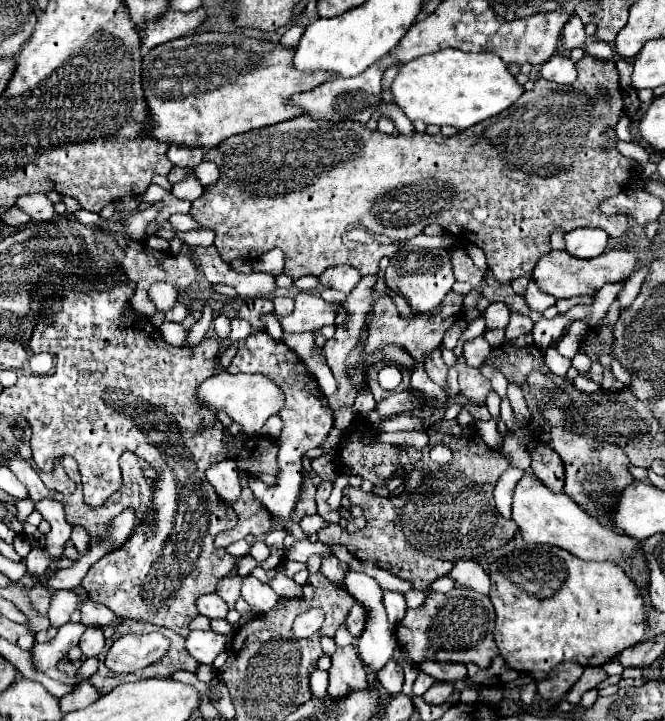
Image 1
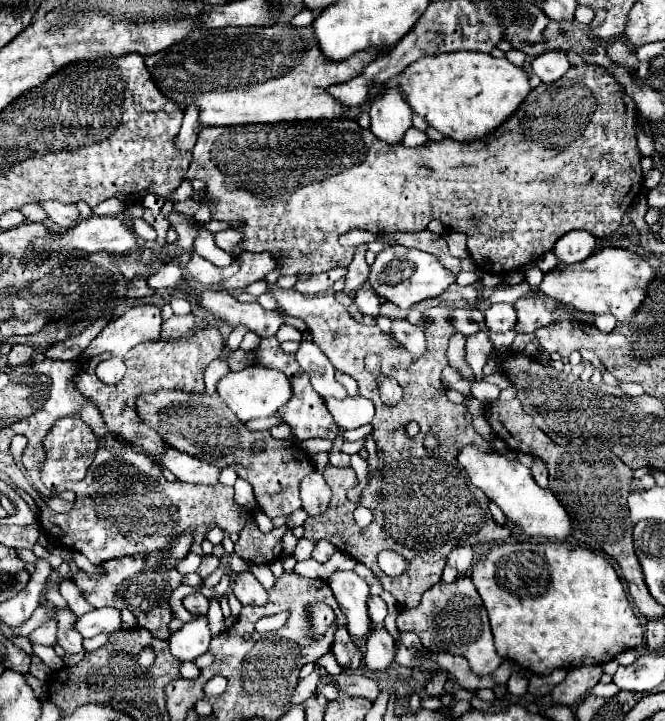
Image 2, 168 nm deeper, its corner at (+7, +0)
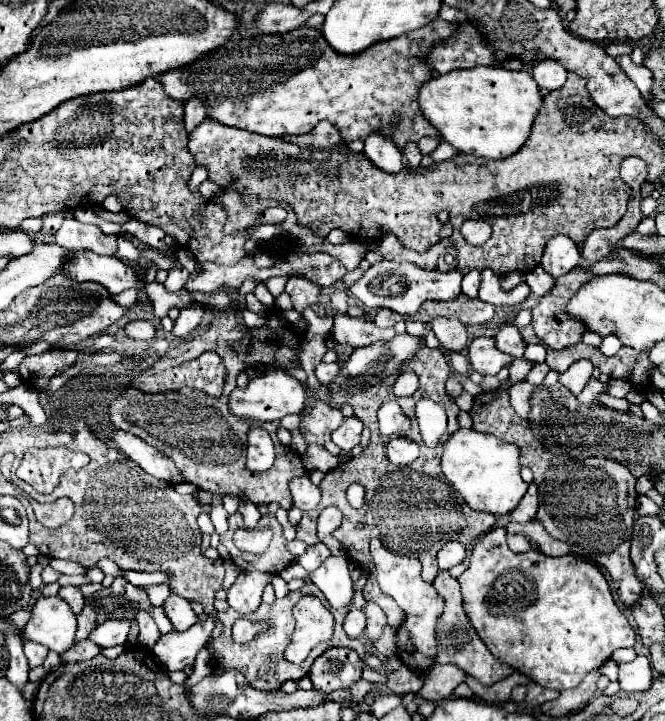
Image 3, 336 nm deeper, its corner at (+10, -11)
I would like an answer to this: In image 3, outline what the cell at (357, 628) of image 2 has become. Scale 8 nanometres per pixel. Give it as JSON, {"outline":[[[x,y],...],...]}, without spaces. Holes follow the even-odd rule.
{"outline":[[[344,556],[326,558],[322,566],[310,574],[310,580],[322,590],[332,608],[344,608],[352,602],[352,578]]]}

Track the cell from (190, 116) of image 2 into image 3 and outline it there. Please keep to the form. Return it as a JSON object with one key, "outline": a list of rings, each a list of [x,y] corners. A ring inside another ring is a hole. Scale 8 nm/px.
{"outline":[[[192,98],[186,102],[184,106],[184,126],[186,126],[186,132],[190,134],[200,122],[206,120],[206,112],[204,112],[204,104],[198,100],[198,98]]]}

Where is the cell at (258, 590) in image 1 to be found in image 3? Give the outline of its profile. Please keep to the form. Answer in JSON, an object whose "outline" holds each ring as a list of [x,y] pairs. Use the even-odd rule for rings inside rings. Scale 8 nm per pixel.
{"outline":[[[240,572],[232,588],[228,590],[228,604],[240,614],[252,614],[262,602],[262,592],[270,584],[272,574],[264,572]]]}

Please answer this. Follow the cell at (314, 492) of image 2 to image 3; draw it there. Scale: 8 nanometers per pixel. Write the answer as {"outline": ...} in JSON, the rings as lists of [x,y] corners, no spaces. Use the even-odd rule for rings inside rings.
{"outline":[[[308,474],[292,480],[290,484],[290,492],[292,492],[292,500],[294,500],[294,506],[300,508],[302,512],[308,512],[308,510],[314,510],[320,502],[320,488],[314,486],[308,478]]]}

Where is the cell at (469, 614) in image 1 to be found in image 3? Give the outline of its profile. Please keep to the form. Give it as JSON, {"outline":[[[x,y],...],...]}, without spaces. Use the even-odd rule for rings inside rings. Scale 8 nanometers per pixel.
{"outline":[[[440,570],[436,580],[434,580],[434,588],[444,600],[444,612],[438,618],[438,626],[436,626],[436,642],[438,642],[436,662],[438,664],[456,664],[468,676],[474,676],[482,686],[492,686],[498,680],[502,680],[504,676],[510,676],[514,670],[508,664],[500,664],[490,654],[490,650],[486,648],[482,638],[476,634],[476,630],[474,630],[474,626],[472,626],[472,622],[464,610],[464,600],[462,600],[458,580],[454,580],[446,570]]]}

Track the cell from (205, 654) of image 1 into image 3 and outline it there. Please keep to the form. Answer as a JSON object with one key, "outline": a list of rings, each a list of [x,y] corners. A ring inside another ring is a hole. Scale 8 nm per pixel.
{"outline":[[[208,618],[204,622],[196,622],[184,632],[168,632],[164,634],[156,646],[152,648],[152,654],[156,656],[156,662],[164,670],[184,670],[188,666],[194,666],[194,660],[198,652],[208,644],[210,634],[214,628],[214,620]]]}

